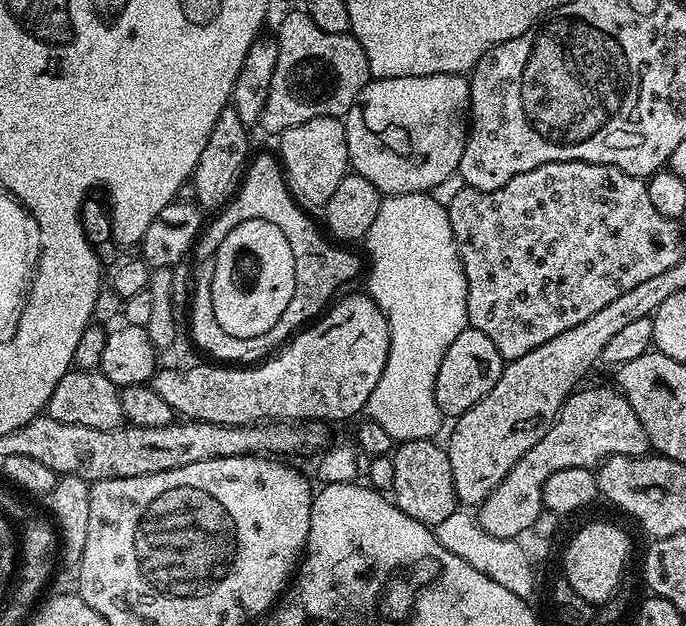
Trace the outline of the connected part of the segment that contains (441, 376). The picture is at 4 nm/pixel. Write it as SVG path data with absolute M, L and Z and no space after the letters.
M467 327L450 342L450 350L446 350L446 358L442 358L442 366L438 366L438 378L434 382L434 398L438 402L441 413L445 417L455 418L466 414L470 406L482 402L490 390L494 390L494 382L502 374L506 361L498 354L498 346L482 334L482 330Z

